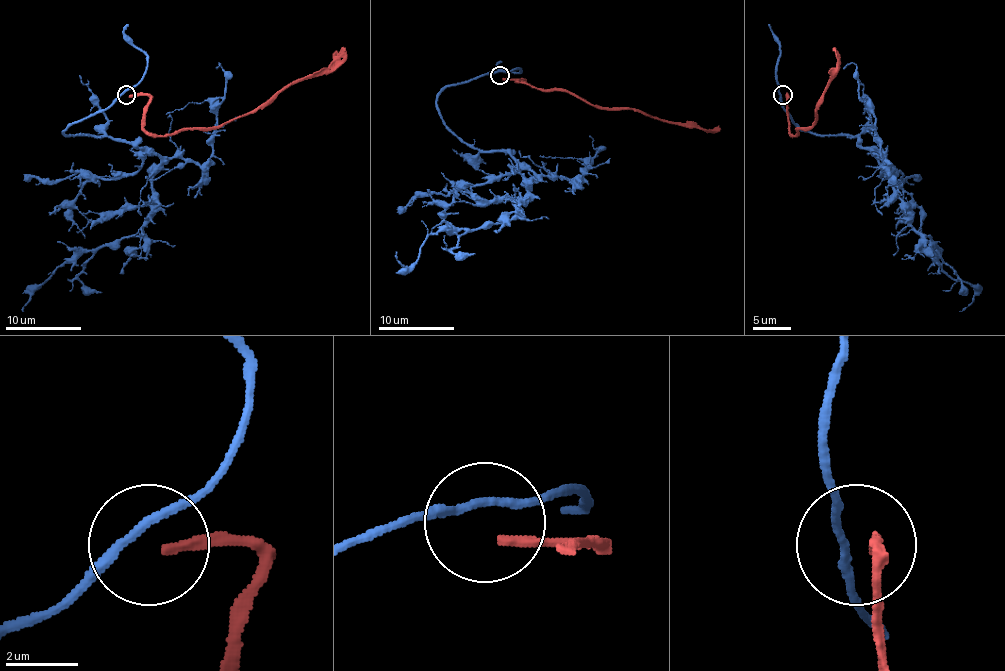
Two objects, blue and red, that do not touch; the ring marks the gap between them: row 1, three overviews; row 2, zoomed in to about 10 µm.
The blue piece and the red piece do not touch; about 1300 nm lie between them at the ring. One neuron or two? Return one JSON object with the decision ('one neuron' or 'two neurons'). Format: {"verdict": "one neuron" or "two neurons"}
{"verdict": "two neurons"}

